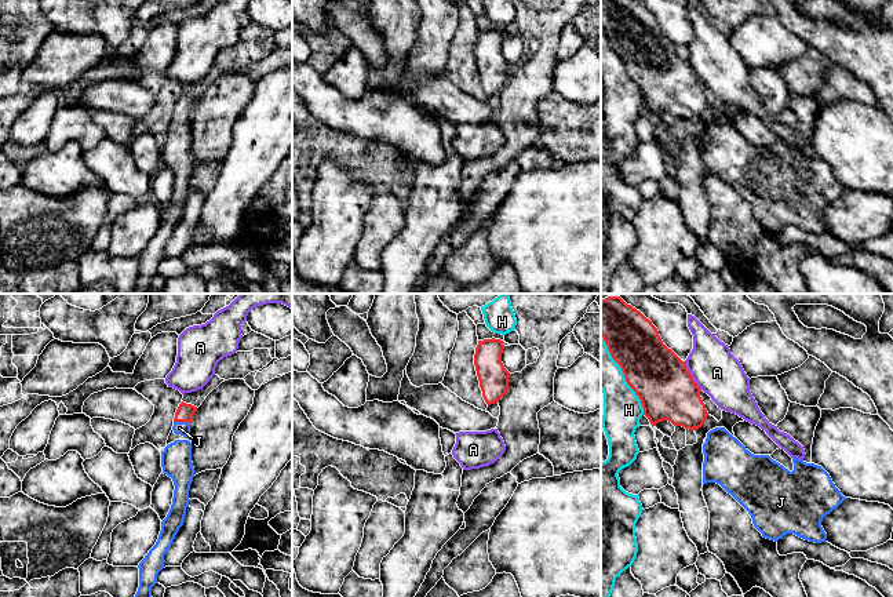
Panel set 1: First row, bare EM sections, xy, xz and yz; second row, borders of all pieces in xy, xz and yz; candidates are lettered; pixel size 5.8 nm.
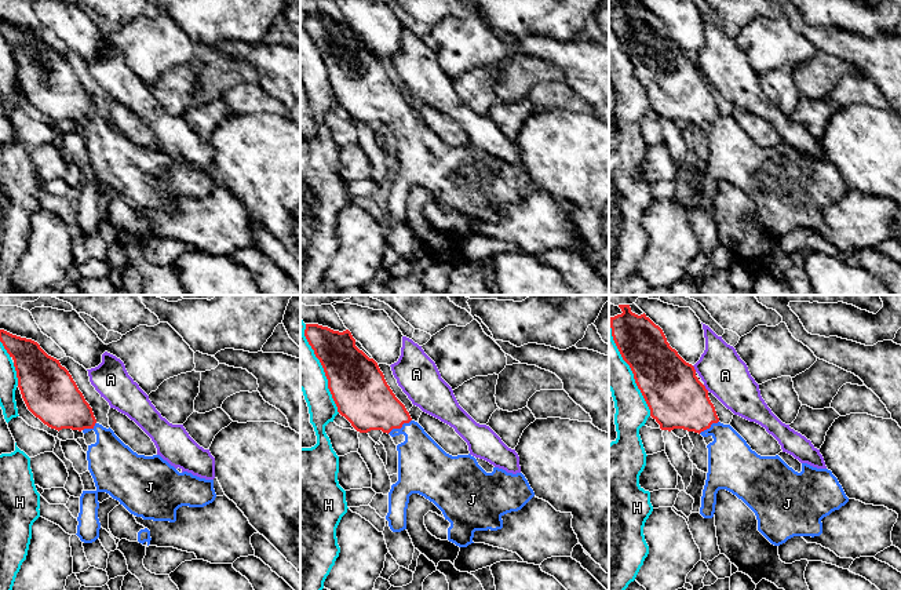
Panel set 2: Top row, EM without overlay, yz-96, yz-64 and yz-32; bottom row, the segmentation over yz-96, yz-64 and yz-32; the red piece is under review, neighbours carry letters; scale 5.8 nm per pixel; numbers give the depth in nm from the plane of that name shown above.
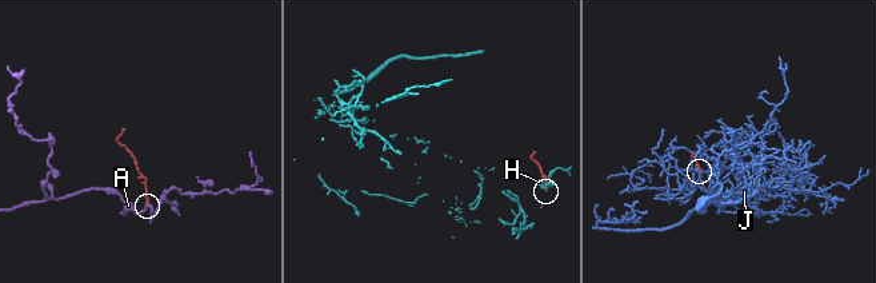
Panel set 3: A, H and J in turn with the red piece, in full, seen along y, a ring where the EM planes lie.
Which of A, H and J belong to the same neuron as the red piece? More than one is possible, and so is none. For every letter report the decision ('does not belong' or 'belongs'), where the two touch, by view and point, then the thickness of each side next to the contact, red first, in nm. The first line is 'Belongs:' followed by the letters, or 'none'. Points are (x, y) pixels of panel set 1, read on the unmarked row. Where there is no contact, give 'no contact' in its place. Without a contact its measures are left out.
Belongs: J
A: does not belong | yz (691, 68) | 340/280 nm
H: does not belong | yz (623, 64) | 320/220 nm
J: belongs | xy (182, 112) | 100/80 nm

